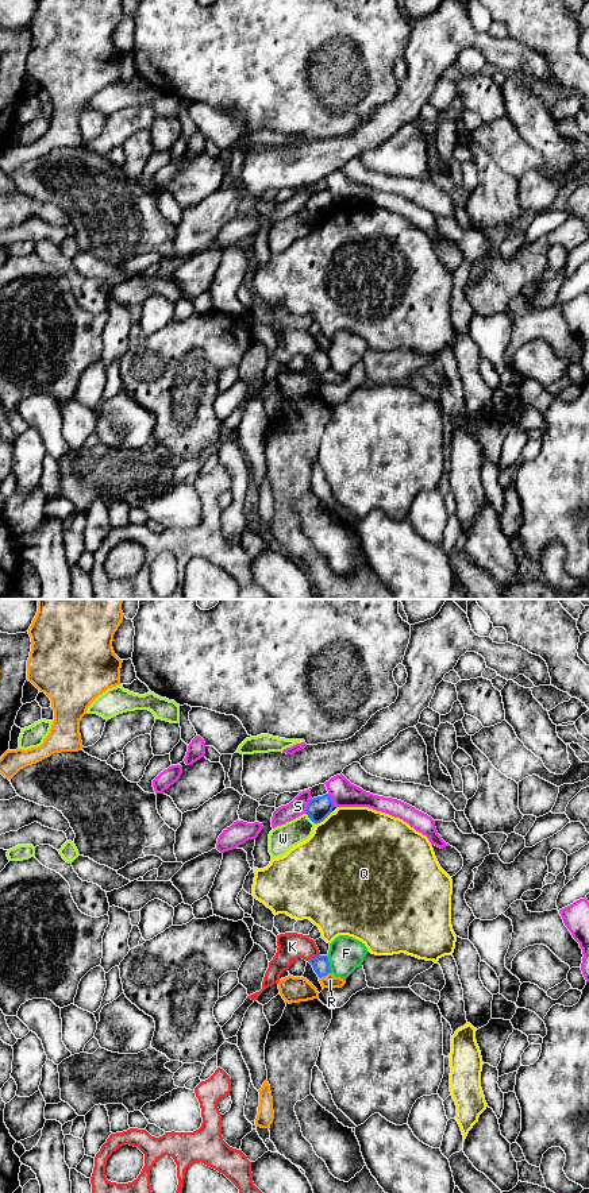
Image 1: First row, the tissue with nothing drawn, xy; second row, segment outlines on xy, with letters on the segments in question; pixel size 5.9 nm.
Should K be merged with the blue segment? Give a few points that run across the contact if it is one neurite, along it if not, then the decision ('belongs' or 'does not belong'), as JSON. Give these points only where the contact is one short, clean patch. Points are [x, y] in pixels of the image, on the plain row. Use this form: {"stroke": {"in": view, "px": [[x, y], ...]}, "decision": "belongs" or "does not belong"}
{"stroke": {"in": "xy", "px": [[319, 350], [307, 355]]}, "decision": "does not belong"}

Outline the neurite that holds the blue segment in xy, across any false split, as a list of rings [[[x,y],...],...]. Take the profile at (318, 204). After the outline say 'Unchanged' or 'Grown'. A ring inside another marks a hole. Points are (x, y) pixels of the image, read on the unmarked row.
[[[328,189],[309,196],[305,209],[313,219],[323,217],[334,204],[334,197]]]. Unchanged

